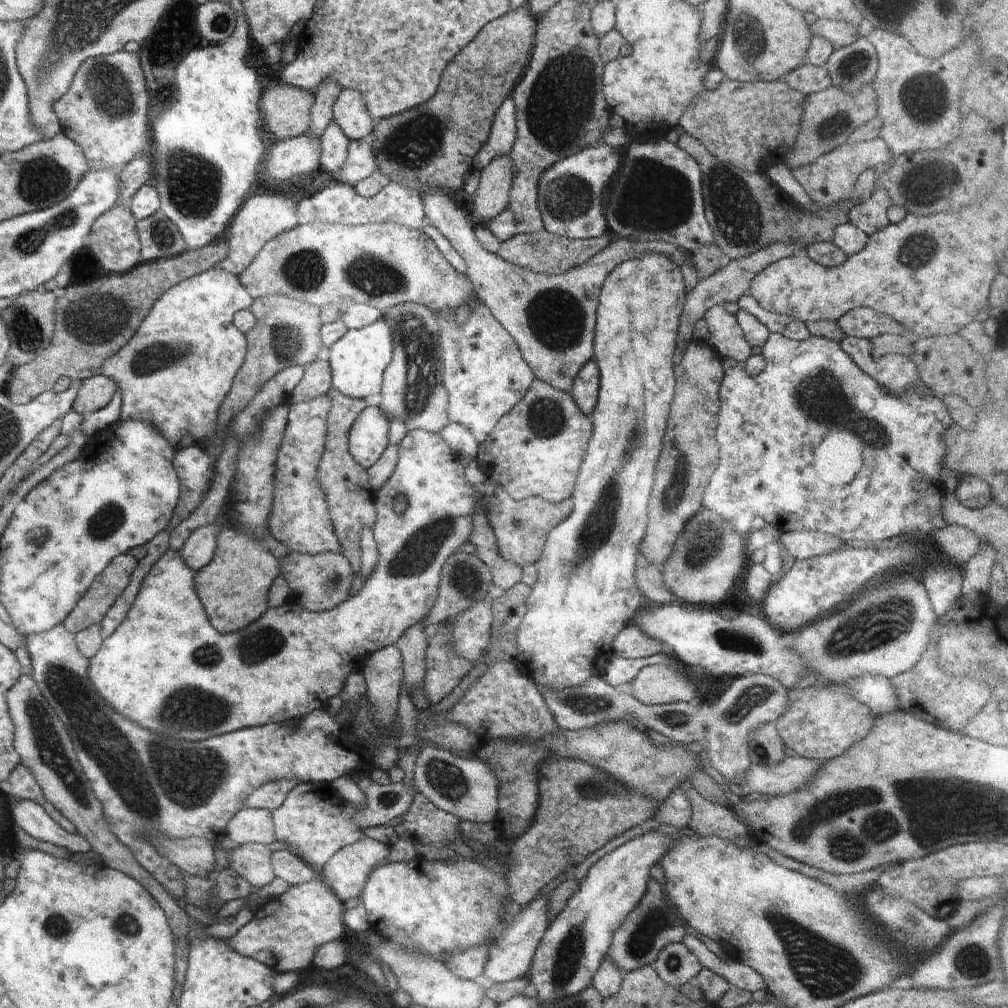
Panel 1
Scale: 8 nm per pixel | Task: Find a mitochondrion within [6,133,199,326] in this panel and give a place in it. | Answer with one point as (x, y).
(41, 180)

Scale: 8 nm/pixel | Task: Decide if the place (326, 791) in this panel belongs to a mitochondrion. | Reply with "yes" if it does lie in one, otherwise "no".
no

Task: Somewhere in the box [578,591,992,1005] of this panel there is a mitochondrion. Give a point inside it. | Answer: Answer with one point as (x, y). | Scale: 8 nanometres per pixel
(826, 971)

